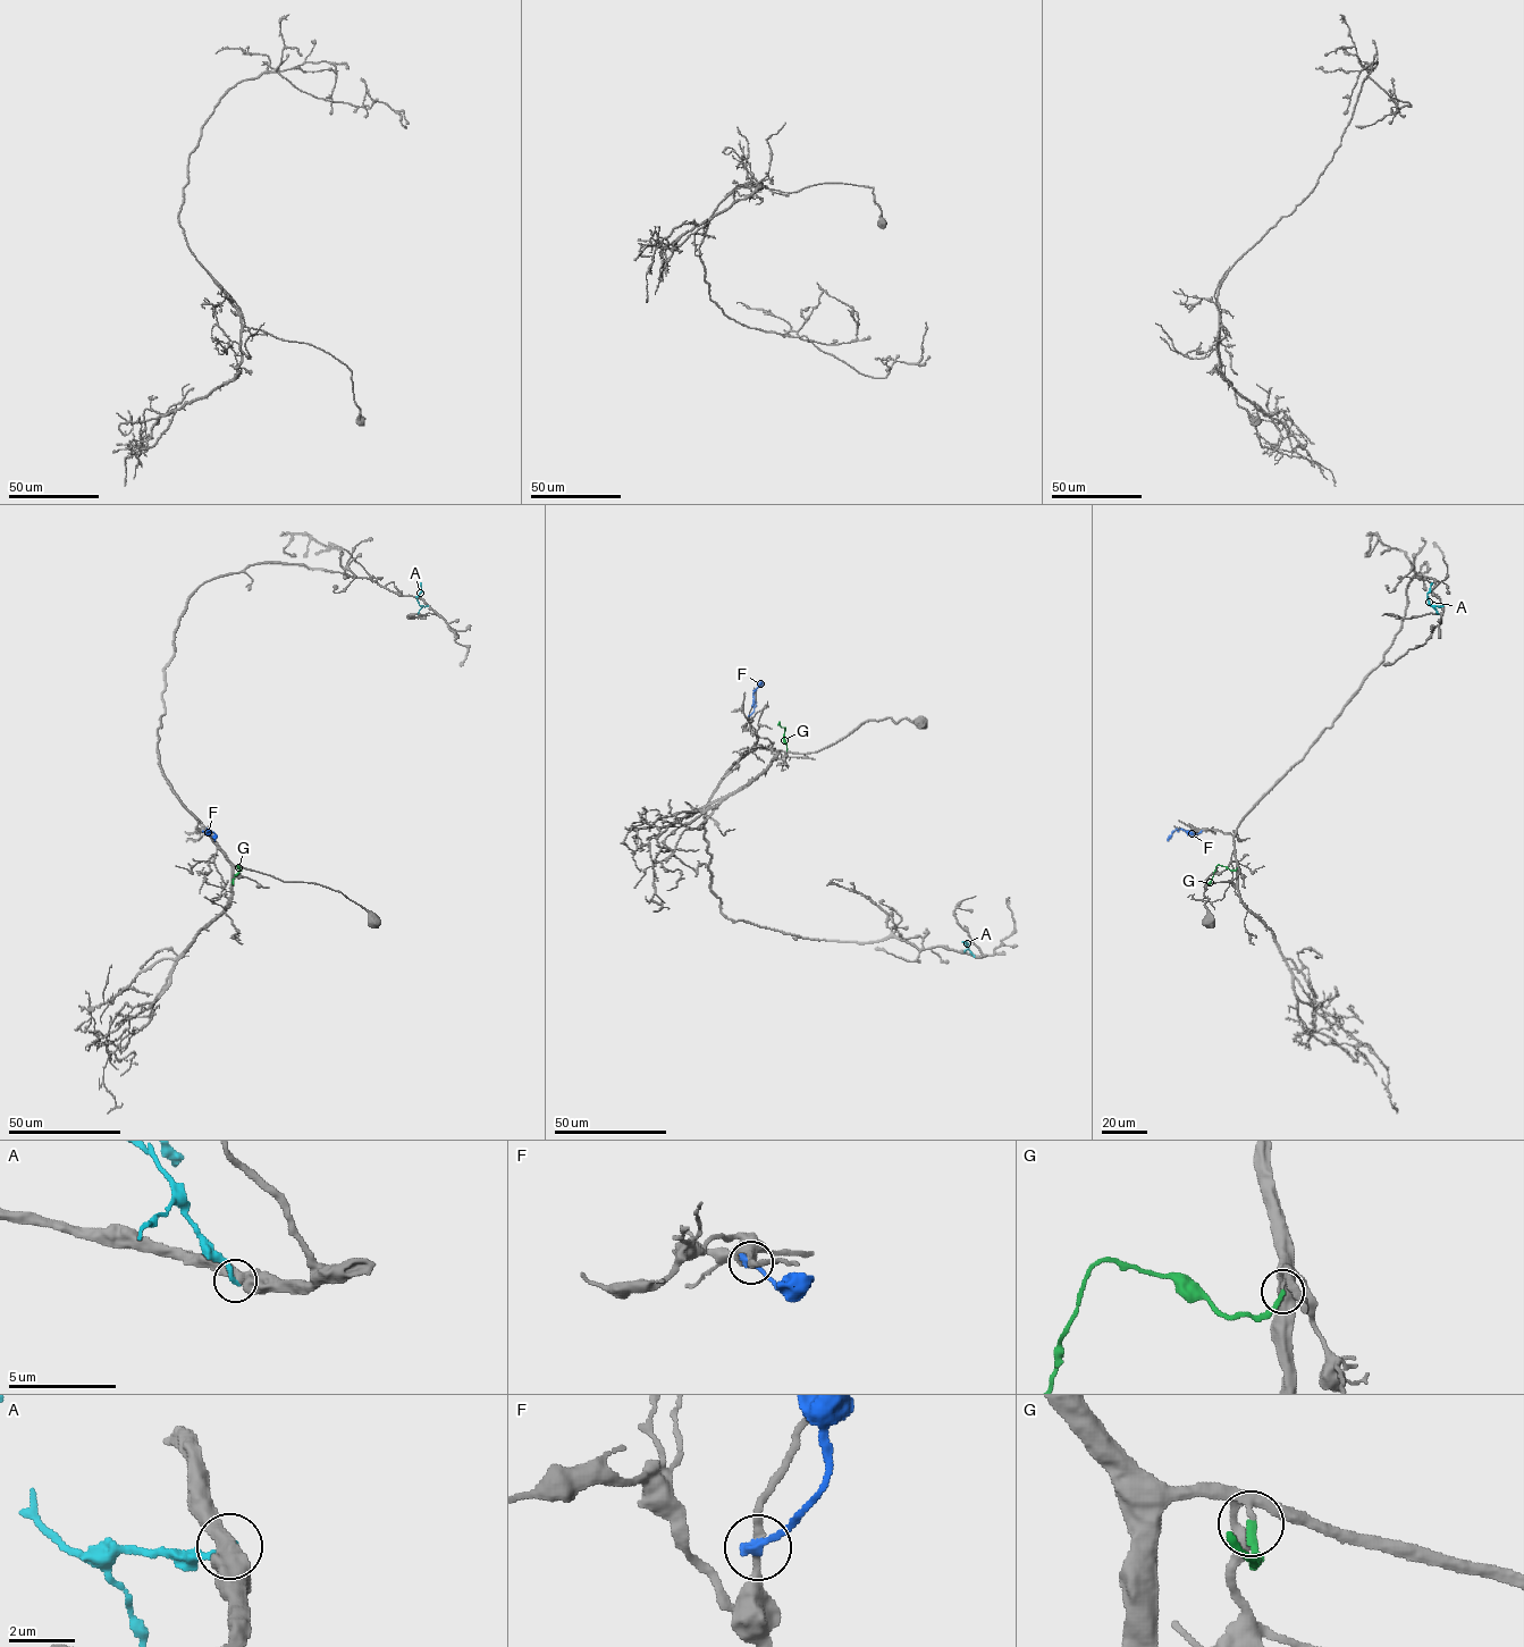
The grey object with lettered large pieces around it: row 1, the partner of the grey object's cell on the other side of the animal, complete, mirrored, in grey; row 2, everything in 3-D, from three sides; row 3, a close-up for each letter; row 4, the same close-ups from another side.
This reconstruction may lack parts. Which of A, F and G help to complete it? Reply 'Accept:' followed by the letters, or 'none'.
Accept: none

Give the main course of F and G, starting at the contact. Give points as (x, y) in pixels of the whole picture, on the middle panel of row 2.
F: (749, 715), (754, 709), (752, 694), (760, 681)
G: (786, 750), (785, 728), (779, 722)

